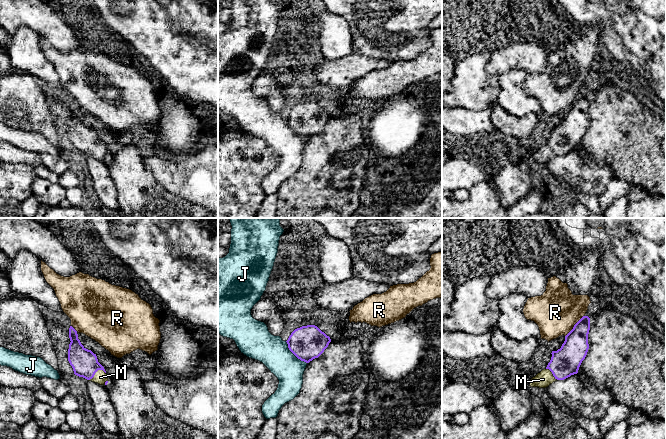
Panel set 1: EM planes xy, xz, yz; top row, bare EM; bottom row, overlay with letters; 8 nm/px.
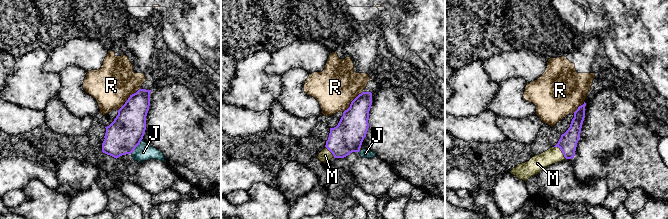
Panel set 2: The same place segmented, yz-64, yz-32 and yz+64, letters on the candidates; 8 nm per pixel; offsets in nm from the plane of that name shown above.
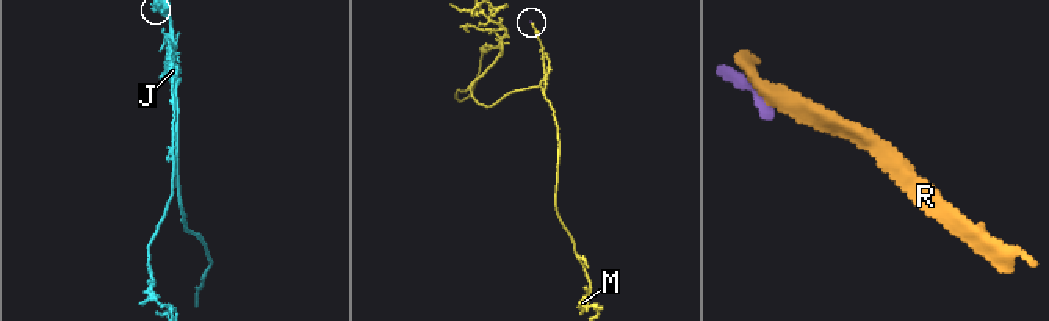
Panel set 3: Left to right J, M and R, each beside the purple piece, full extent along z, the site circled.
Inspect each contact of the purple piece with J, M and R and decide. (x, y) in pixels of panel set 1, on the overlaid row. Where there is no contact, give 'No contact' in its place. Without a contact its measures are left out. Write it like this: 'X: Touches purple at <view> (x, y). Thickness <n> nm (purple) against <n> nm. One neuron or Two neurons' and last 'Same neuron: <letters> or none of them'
J: Touches purple at xz (294, 354). Thickness 280 nm (purple) against 240 nm. Two neurons
M: Touches purple at xy (96, 371). Thickness 220 nm (purple) against 110 nm. One neuron
R: Touches purple at yz (574, 326). Thickness 220 nm (purple) against 360 nm. Two neurons
Same neuron: M

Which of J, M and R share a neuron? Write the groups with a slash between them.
J / M / R

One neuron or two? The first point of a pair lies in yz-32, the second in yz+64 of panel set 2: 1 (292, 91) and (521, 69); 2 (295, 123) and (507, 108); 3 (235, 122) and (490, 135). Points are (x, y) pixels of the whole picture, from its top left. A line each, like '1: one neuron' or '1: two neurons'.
1: two neurons
2: two neurons
3: one neuron

